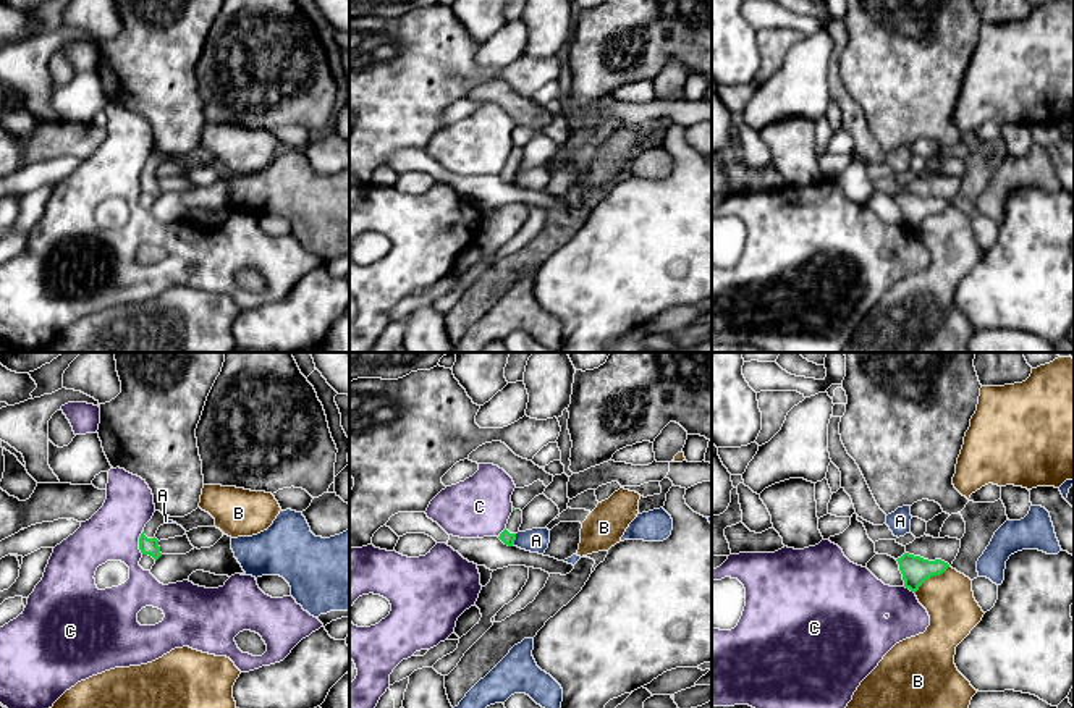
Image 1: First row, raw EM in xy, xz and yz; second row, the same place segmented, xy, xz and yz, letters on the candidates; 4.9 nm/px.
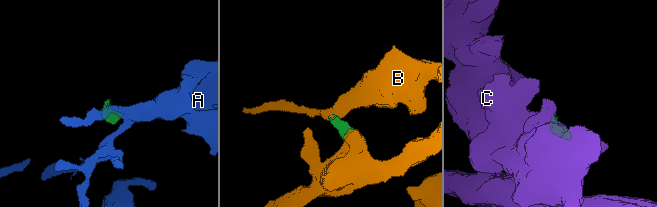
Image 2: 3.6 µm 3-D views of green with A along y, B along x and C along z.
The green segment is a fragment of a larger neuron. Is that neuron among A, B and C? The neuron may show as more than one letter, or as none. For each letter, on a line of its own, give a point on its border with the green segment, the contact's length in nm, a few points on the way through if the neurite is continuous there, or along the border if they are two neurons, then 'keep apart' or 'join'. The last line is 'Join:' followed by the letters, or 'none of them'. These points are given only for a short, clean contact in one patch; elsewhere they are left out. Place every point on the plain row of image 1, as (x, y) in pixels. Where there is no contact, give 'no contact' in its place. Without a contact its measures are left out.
A: contact xz (515, 176); length 60 nm; keep apart
B: contact yz (930, 214); length 220 nm; border yz (948, 204), (942, 210), (930, 214), (914, 230); keep apart
C: contact xy (139, 181); length 110 nm; keep apart
Join: none of them

